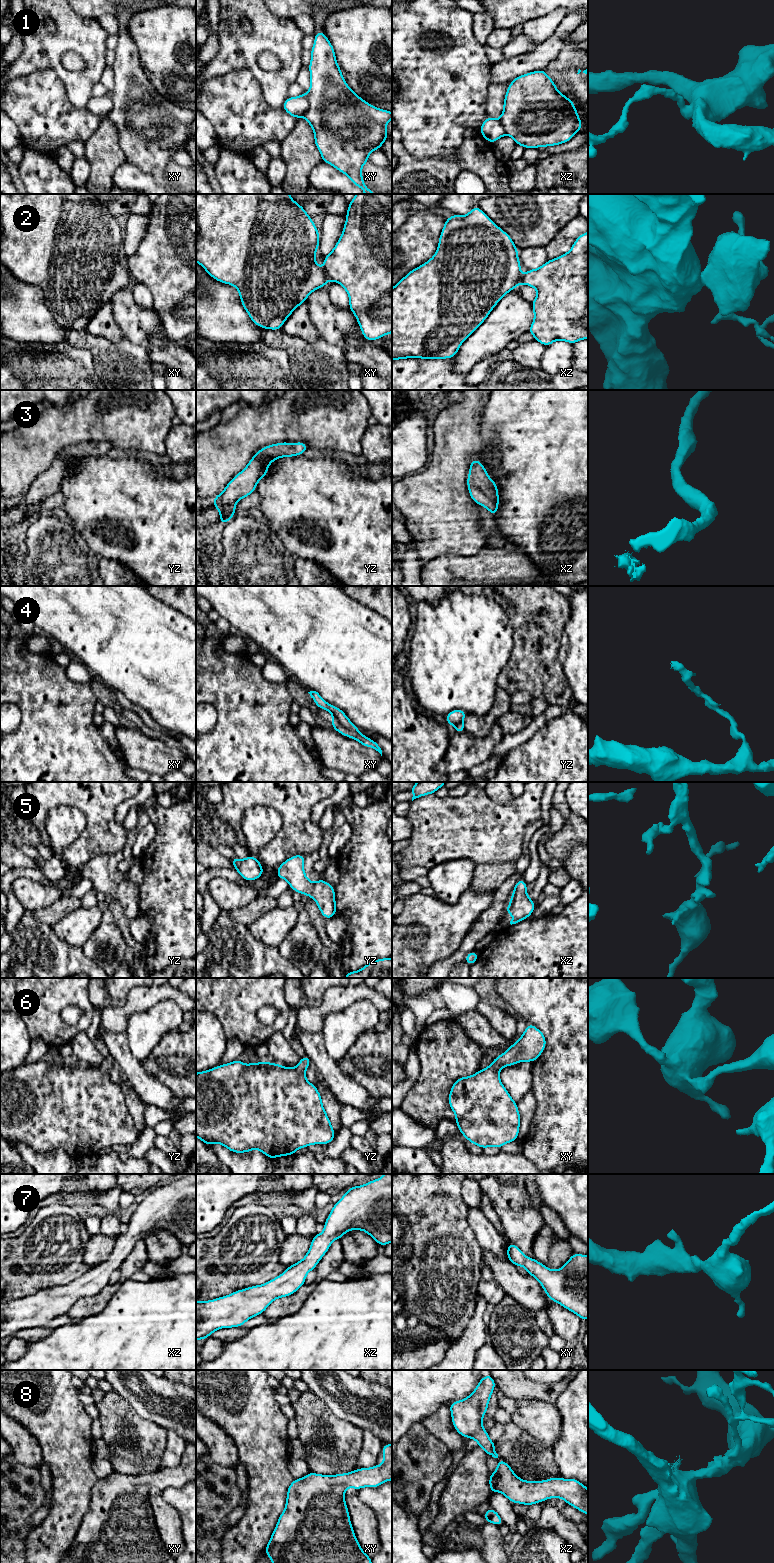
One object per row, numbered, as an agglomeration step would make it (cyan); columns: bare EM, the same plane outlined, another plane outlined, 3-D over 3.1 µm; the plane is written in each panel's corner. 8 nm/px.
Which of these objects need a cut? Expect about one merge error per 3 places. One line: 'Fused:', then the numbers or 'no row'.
Fused: 1, 2, 4

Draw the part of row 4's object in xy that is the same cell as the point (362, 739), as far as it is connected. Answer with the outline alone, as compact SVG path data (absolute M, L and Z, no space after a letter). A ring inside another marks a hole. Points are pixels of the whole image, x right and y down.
M332 715L332 725L331 725L331 727L333 729L335 729L338 733L358 741L363 746L375 749L382 756L382 750L374 740L372 740L369 737L359 733L358 731L356 731L356 732L351 731L351 730L343 727L334 715Z

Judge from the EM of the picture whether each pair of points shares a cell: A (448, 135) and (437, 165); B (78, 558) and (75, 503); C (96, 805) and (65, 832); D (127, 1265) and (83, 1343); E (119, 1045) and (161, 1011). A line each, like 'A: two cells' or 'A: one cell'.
A: two cells
B: two cells
C: two cells
D: two cells
E: two cells

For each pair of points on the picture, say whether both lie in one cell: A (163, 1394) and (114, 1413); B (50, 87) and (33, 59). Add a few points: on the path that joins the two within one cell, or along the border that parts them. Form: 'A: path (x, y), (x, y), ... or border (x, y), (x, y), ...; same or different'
A: border (114, 1391), (121, 1395), (141, 1417), (150, 1421); different
B: border (17, 76), (37, 70), (51, 69), (60, 79); different

